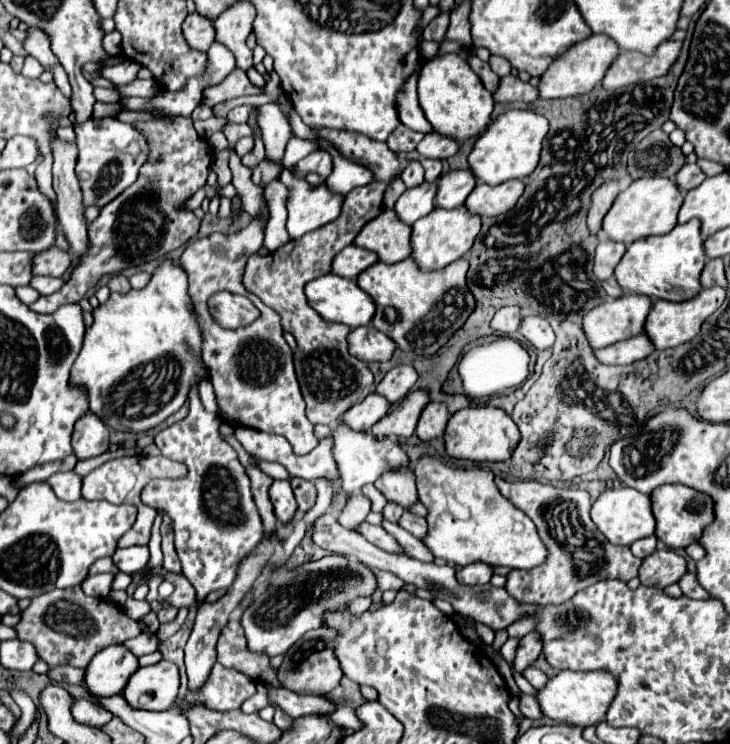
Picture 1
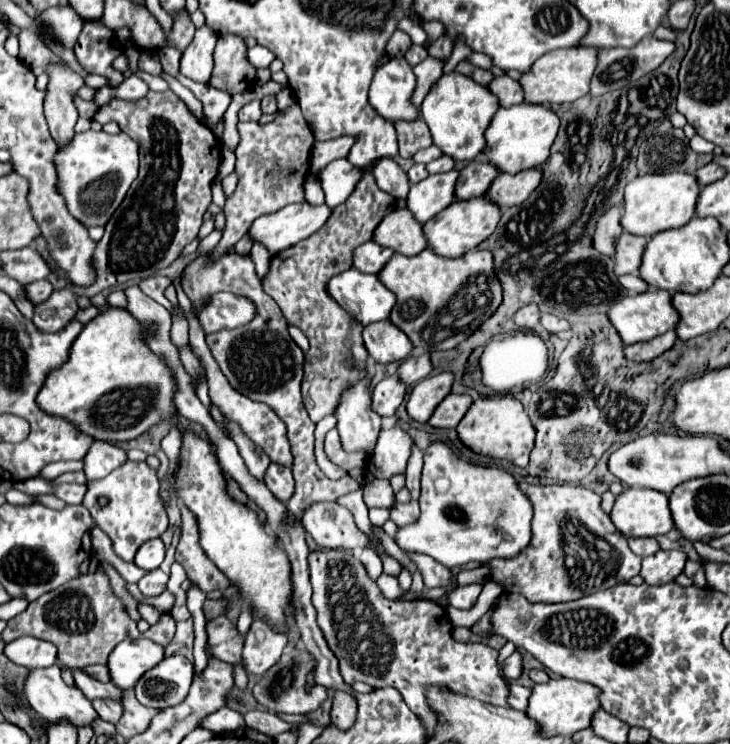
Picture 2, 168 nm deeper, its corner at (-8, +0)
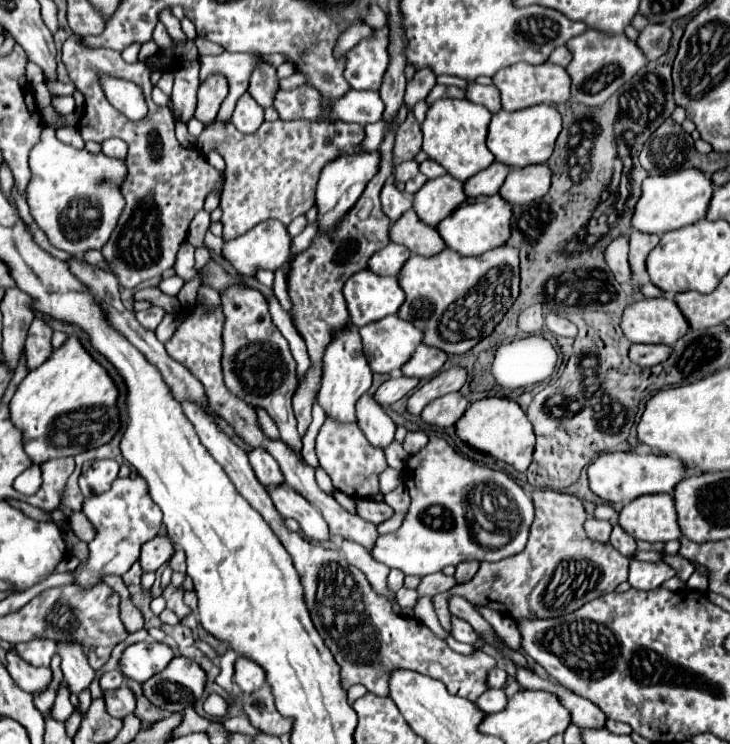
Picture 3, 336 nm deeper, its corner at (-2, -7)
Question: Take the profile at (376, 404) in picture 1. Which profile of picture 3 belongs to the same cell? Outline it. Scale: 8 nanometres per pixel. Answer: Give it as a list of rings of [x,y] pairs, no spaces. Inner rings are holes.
[[[399,375],[399,377],[391,377],[389,381],[385,381],[377,393],[375,393],[375,399],[383,405],[383,403],[395,403],[399,399],[403,399],[405,395],[409,395],[413,389],[417,389],[419,385],[419,379],[413,379],[413,377],[407,377],[407,375]]]

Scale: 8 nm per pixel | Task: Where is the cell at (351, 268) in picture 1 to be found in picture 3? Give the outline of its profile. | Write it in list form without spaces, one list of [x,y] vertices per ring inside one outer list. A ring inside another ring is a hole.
[[[389,243],[389,247],[383,247],[381,251],[377,251],[373,255],[373,259],[369,261],[369,269],[377,271],[379,275],[399,275],[401,267],[409,259],[409,255],[411,255],[411,251],[407,247]]]

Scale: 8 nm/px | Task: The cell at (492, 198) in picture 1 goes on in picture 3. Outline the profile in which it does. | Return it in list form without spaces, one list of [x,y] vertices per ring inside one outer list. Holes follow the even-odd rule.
[[[547,163],[513,169],[503,183],[499,195],[511,205],[525,205],[541,199],[551,187],[551,169]]]

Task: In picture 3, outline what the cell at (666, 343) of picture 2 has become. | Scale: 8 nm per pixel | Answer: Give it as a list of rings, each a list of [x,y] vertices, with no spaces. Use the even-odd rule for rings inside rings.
[[[633,345],[629,351],[629,357],[633,363],[643,365],[643,367],[653,367],[669,359],[671,355],[669,345]]]

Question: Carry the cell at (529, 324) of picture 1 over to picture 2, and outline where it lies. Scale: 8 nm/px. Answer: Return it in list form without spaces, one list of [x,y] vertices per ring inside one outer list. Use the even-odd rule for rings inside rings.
[[[543,314],[541,316],[541,326],[545,328],[545,330],[549,330],[549,332],[561,332],[561,330],[565,330],[567,328],[567,324],[563,322],[563,320],[559,320],[559,318],[555,318],[555,316],[551,316],[551,314]]]

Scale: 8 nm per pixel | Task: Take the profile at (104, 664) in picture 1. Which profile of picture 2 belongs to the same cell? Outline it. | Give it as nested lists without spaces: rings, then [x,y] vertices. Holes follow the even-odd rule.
[[[123,640],[109,654],[109,676],[111,682],[125,690],[133,688],[135,682],[153,666],[163,660],[163,646],[151,640]]]

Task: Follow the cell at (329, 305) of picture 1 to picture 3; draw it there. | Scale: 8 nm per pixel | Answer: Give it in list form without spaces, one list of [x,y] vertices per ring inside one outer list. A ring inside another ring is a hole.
[[[369,269],[359,271],[349,279],[345,283],[343,295],[351,321],[359,327],[375,319],[383,319],[385,315],[397,313],[405,301],[405,293],[399,287],[397,277],[377,275]]]

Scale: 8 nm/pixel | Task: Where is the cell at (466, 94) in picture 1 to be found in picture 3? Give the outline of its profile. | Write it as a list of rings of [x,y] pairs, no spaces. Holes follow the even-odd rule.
[[[439,99],[439,103],[429,107],[427,119],[421,127],[423,151],[441,167],[445,167],[449,175],[465,183],[471,175],[479,173],[495,161],[493,153],[485,145],[489,121],[491,113],[481,105],[469,103],[467,99]]]

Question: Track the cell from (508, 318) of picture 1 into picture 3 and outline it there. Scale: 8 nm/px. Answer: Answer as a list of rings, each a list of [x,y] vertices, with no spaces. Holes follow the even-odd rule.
[[[531,305],[519,315],[519,329],[527,335],[531,333],[541,333],[545,327],[545,317],[543,317],[543,305]]]

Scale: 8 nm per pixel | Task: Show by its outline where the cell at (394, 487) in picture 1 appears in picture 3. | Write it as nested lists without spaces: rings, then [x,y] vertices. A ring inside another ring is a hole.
[[[365,393],[357,401],[355,407],[357,415],[357,425],[365,433],[365,437],[375,445],[375,447],[387,447],[393,441],[395,433],[395,423],[391,417],[383,411],[383,407],[373,399],[373,395]]]

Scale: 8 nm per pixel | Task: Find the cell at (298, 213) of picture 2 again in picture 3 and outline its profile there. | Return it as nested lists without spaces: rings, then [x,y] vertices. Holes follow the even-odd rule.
[[[269,219],[265,223],[259,223],[257,227],[253,227],[253,231],[247,231],[245,235],[233,239],[233,241],[225,241],[223,243],[223,251],[221,257],[243,277],[255,279],[259,269],[279,269],[285,259],[289,257],[289,245],[291,245],[291,237],[285,229],[283,223],[277,223],[275,219]]]

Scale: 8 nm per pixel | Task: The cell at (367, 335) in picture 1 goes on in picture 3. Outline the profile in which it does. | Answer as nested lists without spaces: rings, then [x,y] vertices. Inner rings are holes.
[[[399,315],[361,327],[365,357],[375,373],[397,373],[423,341],[423,331]]]

